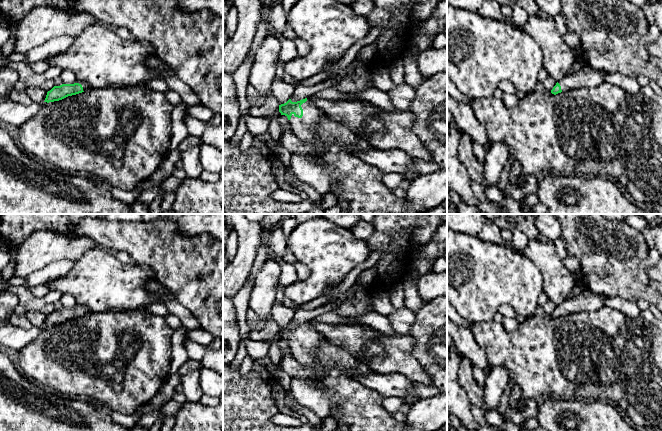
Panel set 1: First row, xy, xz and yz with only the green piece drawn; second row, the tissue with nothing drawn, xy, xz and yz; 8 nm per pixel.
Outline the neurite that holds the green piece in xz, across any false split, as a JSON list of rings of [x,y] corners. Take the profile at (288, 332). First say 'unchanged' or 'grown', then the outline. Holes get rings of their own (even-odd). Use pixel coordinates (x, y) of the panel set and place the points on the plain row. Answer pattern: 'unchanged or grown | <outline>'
grown | [[[310,322],[297,326],[289,323],[279,329],[279,336],[285,339],[291,349],[291,354],[302,366],[314,366],[319,362],[317,352],[323,341],[323,336],[317,332]]]

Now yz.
grown | [[[585,288],[579,296],[573,299],[567,298],[558,305],[551,314],[551,317],[556,319],[573,313],[597,311],[604,304],[606,304],[606,298],[604,296]]]

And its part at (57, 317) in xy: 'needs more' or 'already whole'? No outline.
needs more

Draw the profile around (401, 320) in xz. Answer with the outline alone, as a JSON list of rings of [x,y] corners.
[[[406,308],[395,309],[387,318],[396,333],[409,335],[409,330],[416,320],[416,313]]]

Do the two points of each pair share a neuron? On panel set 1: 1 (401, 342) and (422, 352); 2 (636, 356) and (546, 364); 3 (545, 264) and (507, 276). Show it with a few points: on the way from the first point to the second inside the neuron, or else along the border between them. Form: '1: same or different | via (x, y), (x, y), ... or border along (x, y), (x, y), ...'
1: different | border along (409, 334), (414, 340), (411, 355), (424, 369)
2: same | via (614, 356), (568, 358)
3: different | border along (521, 252), (539, 269), (542, 276), (543, 289)

